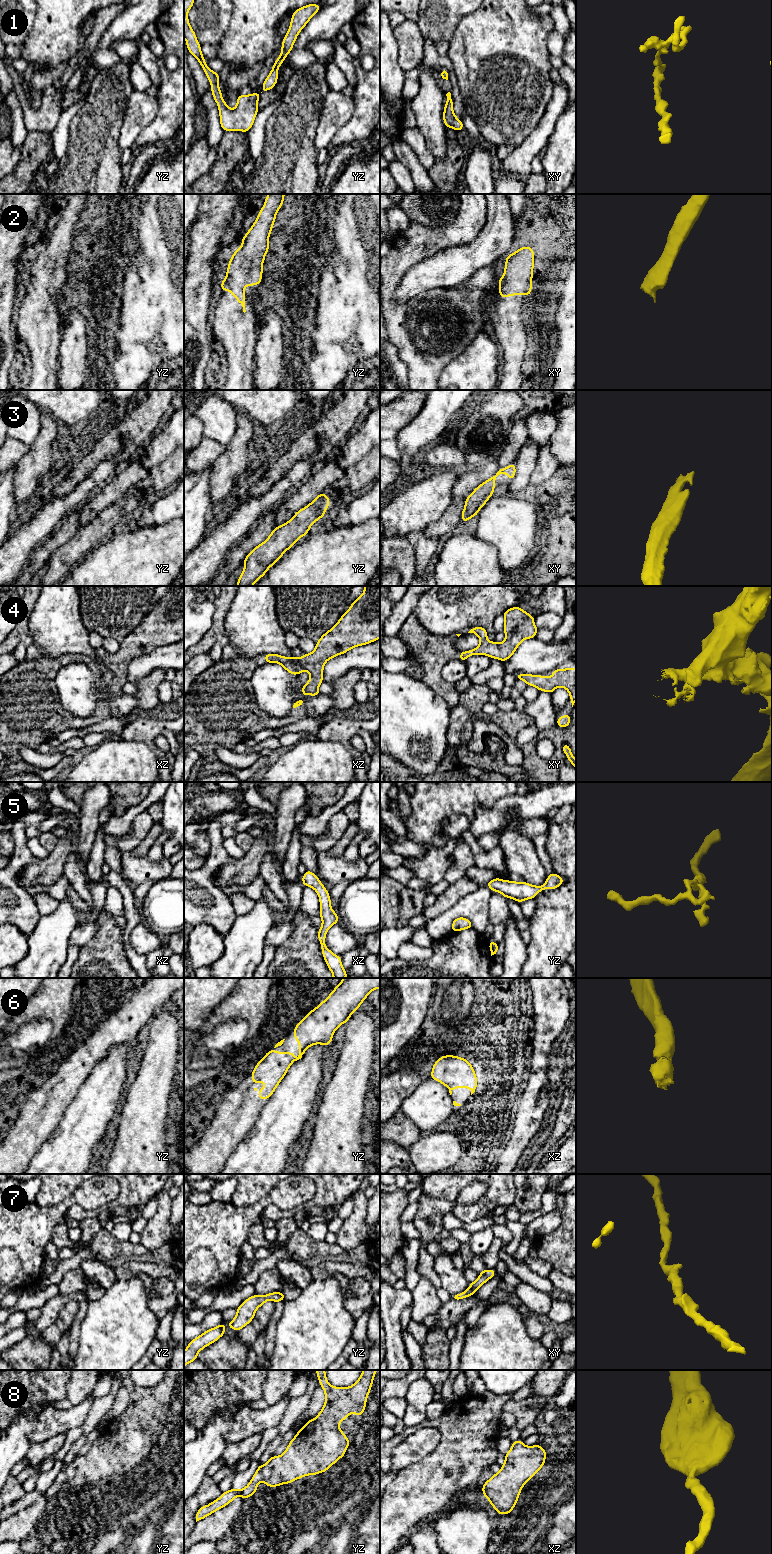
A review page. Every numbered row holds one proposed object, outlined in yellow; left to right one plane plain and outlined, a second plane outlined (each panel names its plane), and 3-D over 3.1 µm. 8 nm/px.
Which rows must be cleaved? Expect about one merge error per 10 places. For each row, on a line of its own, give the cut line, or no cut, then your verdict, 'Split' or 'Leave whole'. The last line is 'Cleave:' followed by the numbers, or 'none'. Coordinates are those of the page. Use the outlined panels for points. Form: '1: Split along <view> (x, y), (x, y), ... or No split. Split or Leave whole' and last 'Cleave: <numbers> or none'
1: No split. Leave whole
2: No split. Leave whole
3: No split. Leave whole
4: No split. Leave whole
5: No split. Leave whole
6: No split. Leave whole
7: No split. Leave whole
8: No split. Leave whole
Cleave: none

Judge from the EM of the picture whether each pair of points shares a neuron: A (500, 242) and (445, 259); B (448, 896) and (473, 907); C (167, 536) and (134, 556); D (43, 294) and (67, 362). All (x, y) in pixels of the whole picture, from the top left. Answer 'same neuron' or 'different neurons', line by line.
A: same neuron
B: different neurons
C: same neuron
D: different neurons

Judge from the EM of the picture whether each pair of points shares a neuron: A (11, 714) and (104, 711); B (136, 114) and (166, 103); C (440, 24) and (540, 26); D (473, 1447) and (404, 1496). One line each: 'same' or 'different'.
A: same
B: different
C: different
D: same

